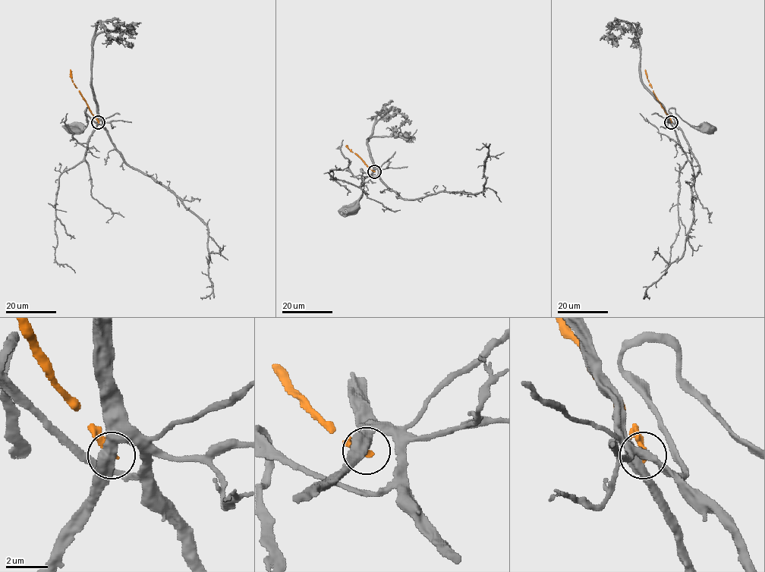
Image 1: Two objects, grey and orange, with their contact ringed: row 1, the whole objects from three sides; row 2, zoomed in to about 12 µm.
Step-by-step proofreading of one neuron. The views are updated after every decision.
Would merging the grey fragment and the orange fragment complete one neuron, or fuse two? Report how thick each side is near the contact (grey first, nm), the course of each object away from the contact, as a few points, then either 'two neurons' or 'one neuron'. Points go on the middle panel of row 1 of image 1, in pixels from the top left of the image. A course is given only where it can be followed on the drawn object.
calibres 550 and 360 nm; course grey (374, 171), (378, 171), (375, 176), (365, 173), (361, 168), (363, 196), (354, 208); course orange (374, 171), (346, 146); two neurons

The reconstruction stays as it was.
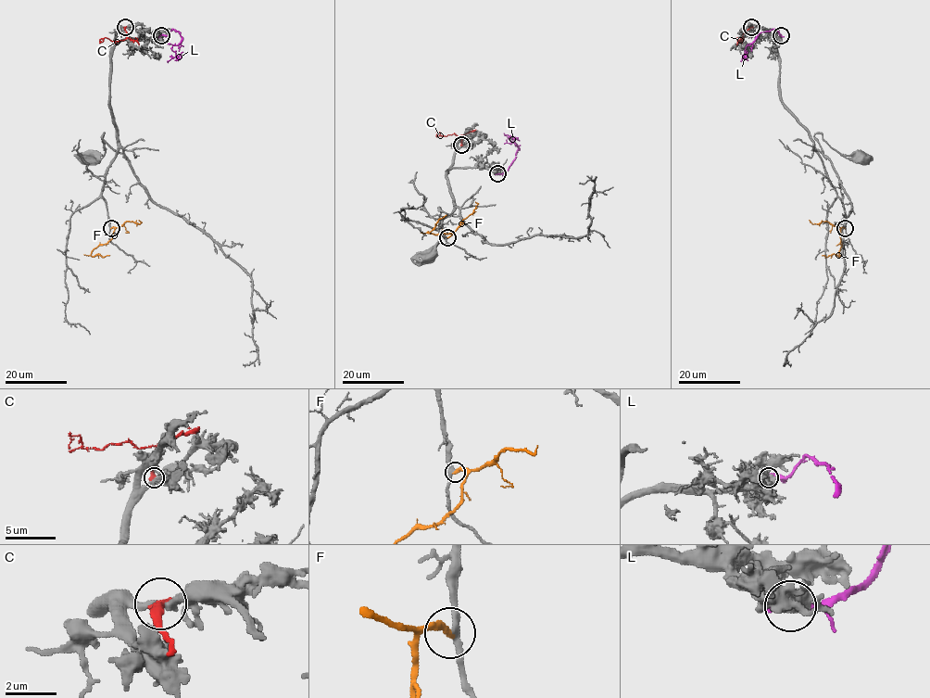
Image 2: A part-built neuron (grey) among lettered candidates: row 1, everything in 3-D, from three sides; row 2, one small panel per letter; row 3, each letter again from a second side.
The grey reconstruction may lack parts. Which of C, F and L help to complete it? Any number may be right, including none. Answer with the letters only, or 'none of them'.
F

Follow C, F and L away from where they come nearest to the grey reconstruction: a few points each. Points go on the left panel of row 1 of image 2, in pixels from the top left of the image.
C: (125, 27), (127, 36), (124, 40), (112, 41), (105, 37), (99, 43)
F: (111, 228), (115, 228), (113, 236), (92, 252), (92, 256), (109, 255)
L: (161, 35), (166, 35), (172, 29), (182, 37), (172, 46), (175, 56), (167, 61)

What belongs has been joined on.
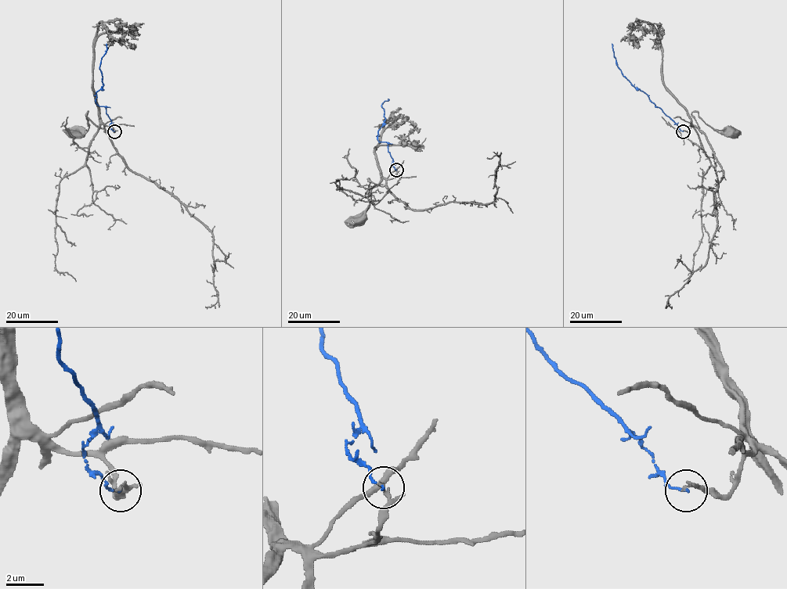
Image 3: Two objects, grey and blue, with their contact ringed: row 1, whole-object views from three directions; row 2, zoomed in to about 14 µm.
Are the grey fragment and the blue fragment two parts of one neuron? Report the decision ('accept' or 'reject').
accept

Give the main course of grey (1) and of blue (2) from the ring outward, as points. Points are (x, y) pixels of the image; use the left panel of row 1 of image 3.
1: (114, 131), (111, 127), (99, 127), (87, 116), (88, 112), (88, 129), (79, 133)
2: (114, 131), (110, 127), (111, 120), (106, 107), (95, 102), (96, 92), (102, 86), (99, 66), (106, 44)

